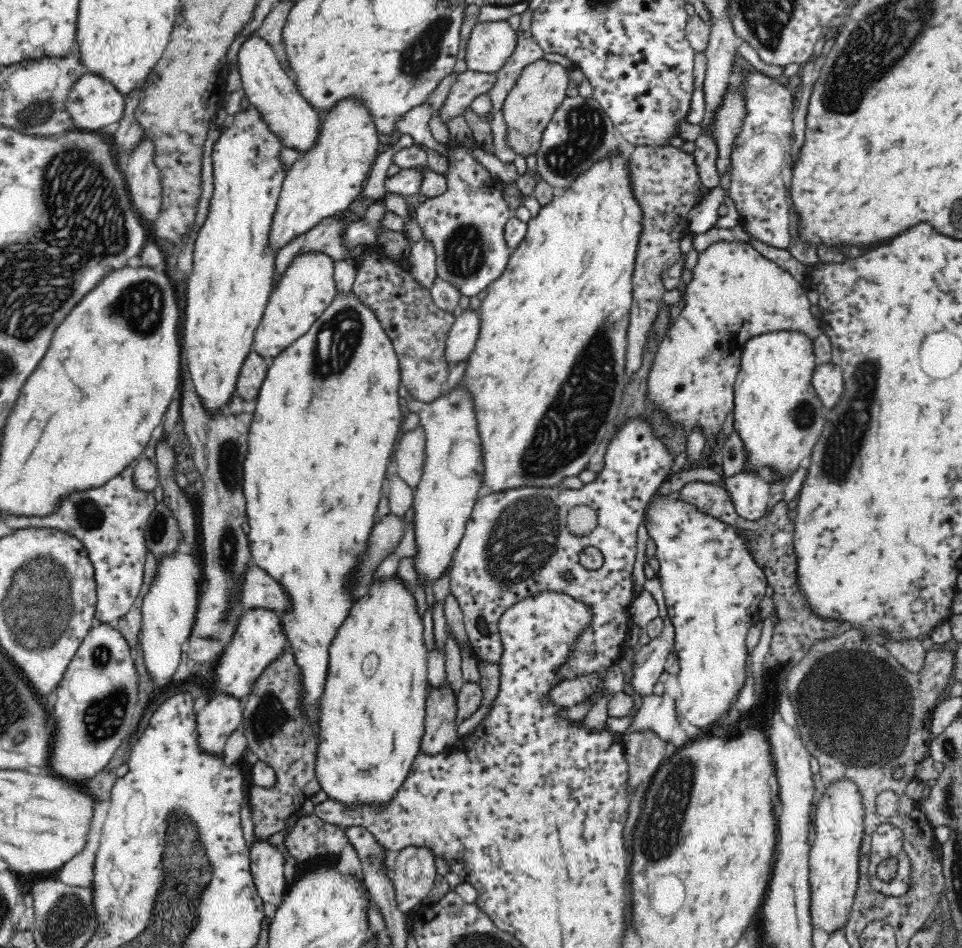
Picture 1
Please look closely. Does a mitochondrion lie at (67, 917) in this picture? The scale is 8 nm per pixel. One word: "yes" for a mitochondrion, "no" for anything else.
yes

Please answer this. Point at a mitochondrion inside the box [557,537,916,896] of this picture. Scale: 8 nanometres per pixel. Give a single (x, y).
(659, 832)

